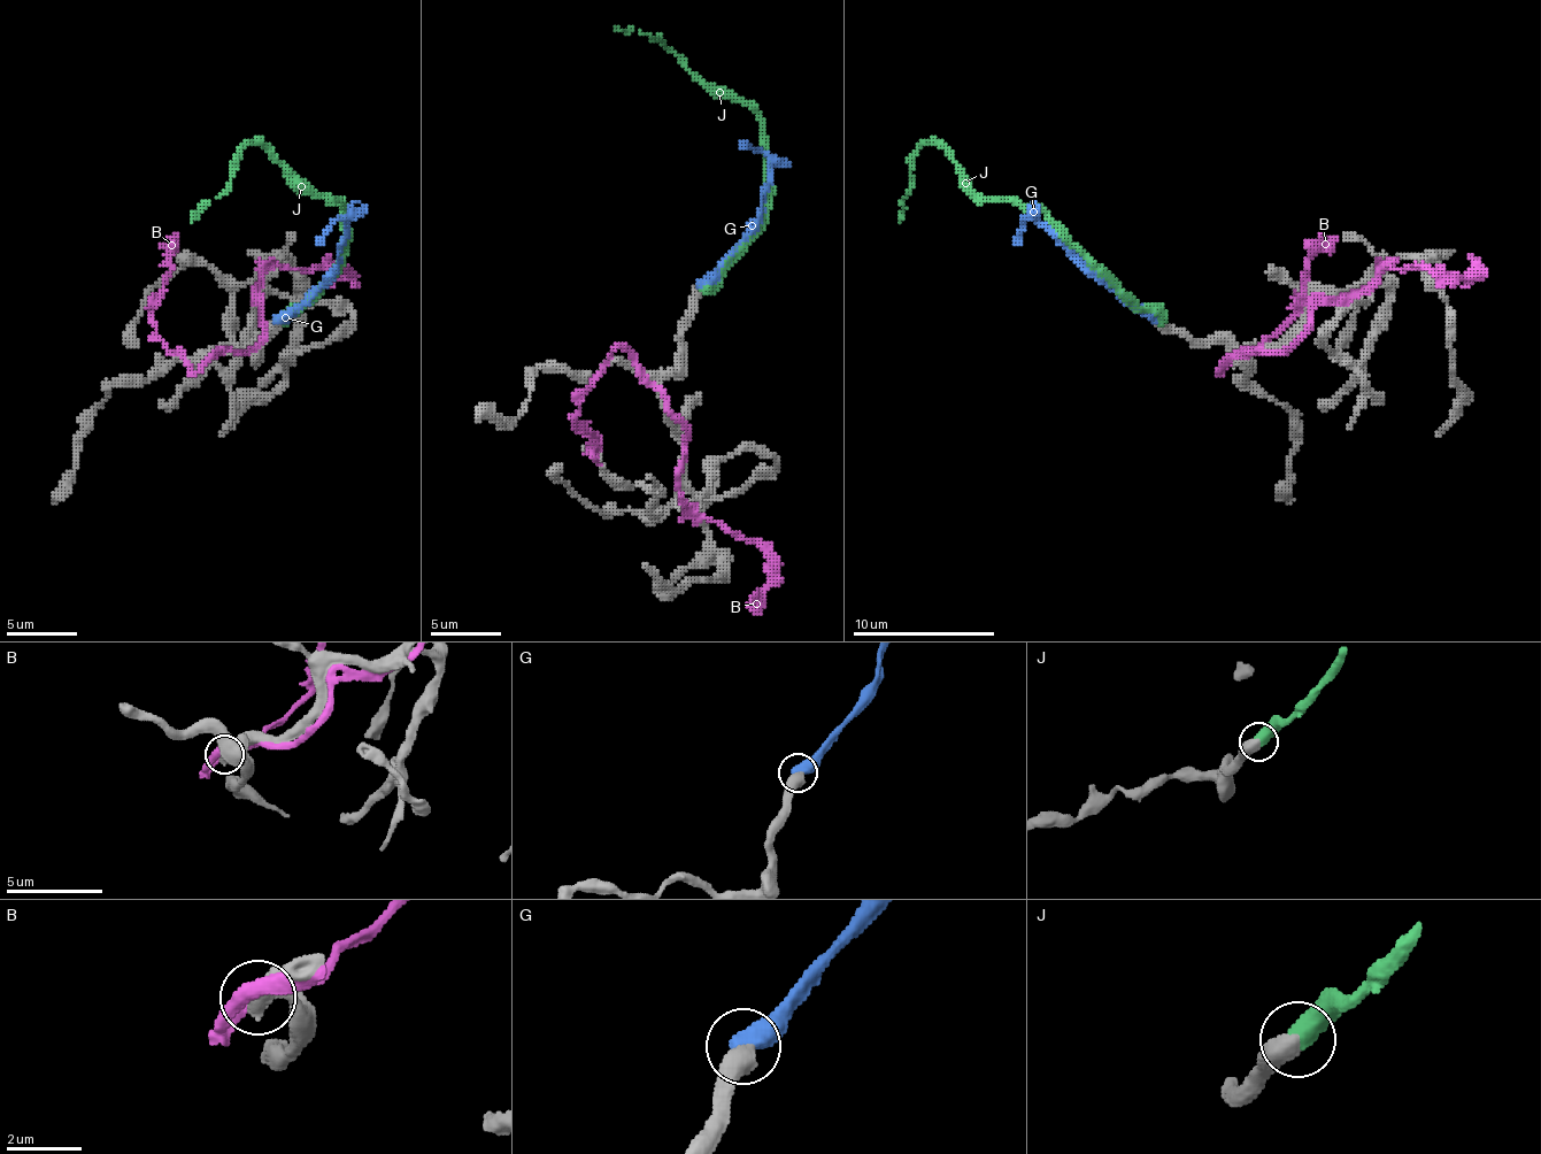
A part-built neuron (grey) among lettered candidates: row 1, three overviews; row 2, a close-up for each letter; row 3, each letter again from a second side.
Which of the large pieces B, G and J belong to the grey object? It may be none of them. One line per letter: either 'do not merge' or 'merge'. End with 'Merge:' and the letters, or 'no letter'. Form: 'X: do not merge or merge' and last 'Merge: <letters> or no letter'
B: do not merge
G: do not merge
J: merge
Merge: J

